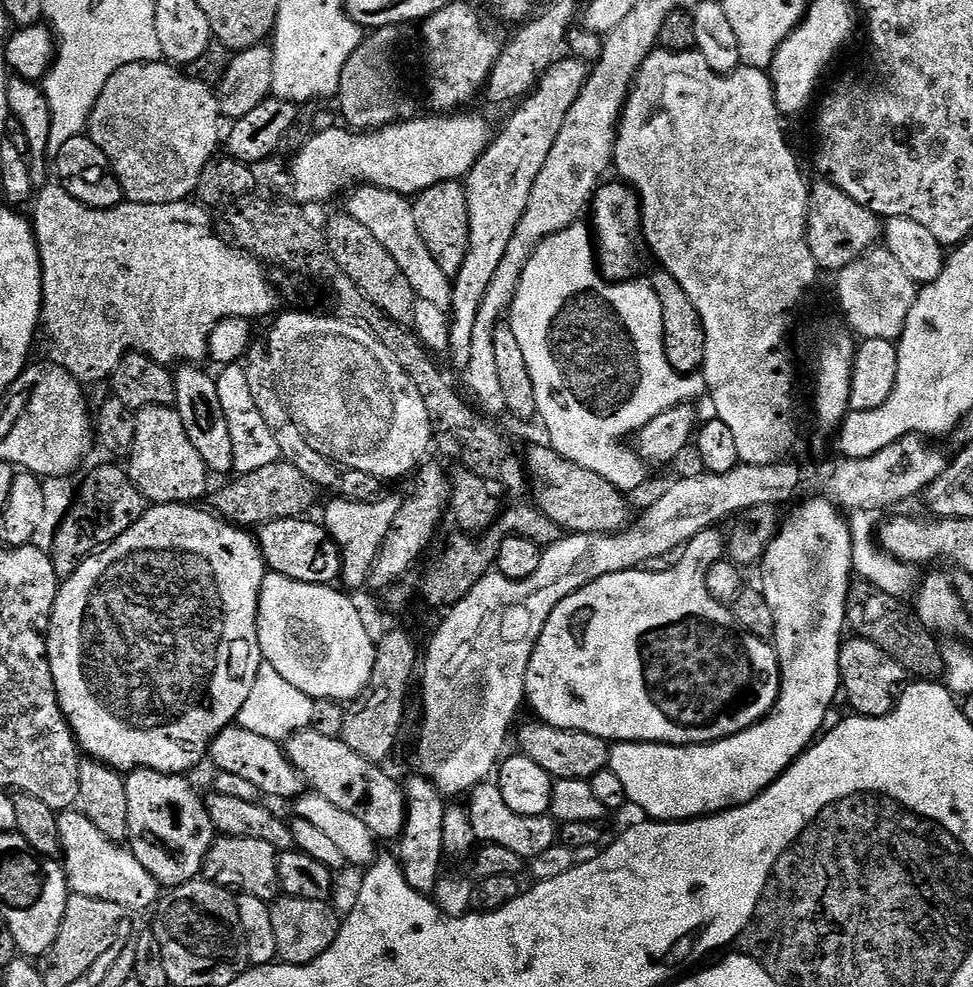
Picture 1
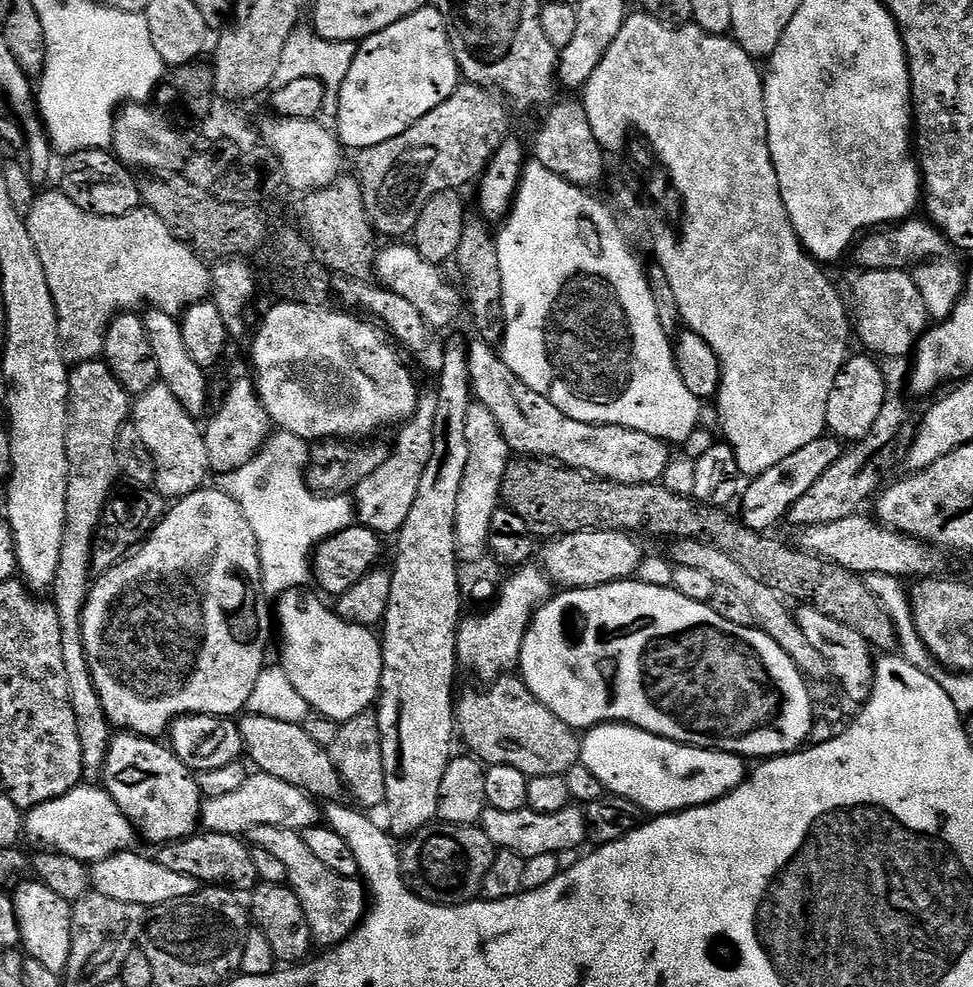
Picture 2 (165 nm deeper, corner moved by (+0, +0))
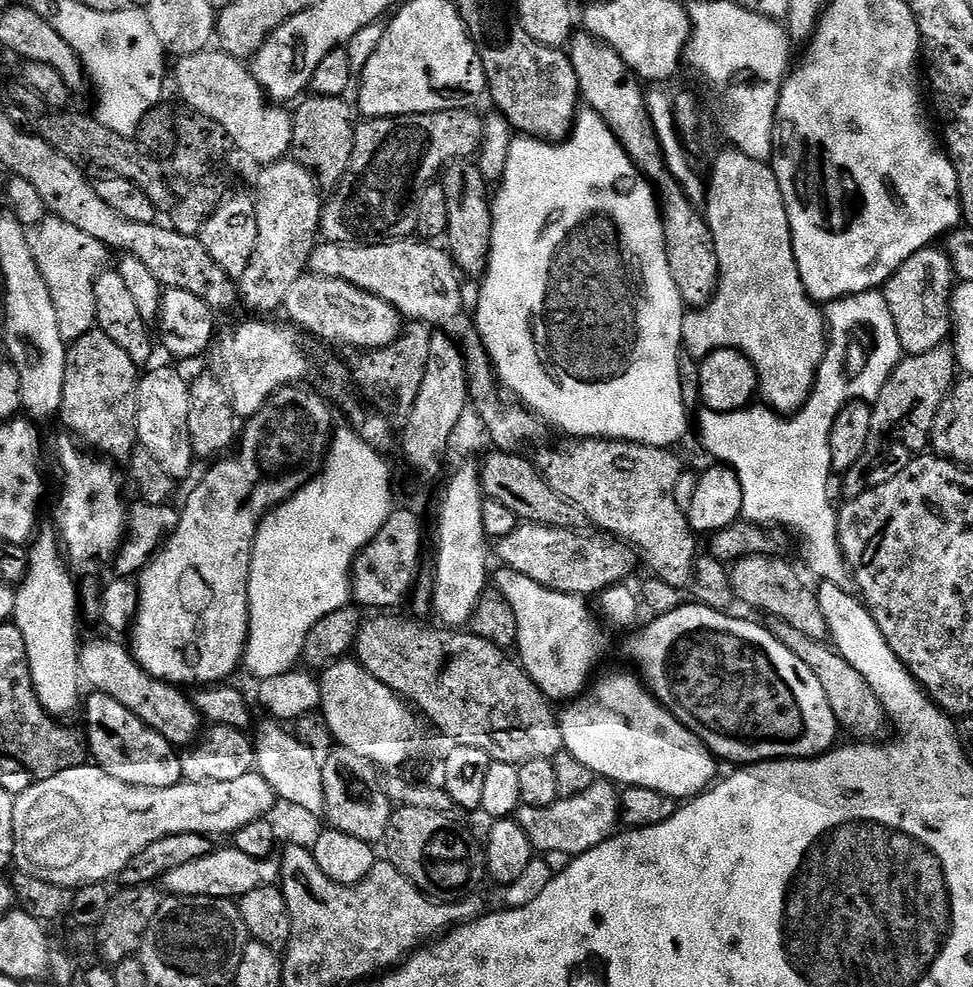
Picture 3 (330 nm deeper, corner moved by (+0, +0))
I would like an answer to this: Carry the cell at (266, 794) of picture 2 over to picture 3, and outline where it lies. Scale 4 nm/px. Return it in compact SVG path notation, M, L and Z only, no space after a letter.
M81 762L70 770L62 770L62 774L54 774L45 780L37 779L24 793L16 797L16 805L14 806L14 854L12 859L15 867L21 873L42 882L54 883L58 887L77 890L87 884L104 884L110 881L108 879L111 876L112 879L119 877L120 871L127 866L130 858L142 854L142 850L146 850L146 846L158 842L158 838L166 838L174 834L190 834L191 832L209 838L217 838L216 836L231 837L238 830L242 830L242 826L250 826L250 822L265 819L271 808L276 804L277 799L277 794L270 786L270 782L266 782L266 778L262 778L259 771L256 770L243 774L242 778L230 782L208 781L205 784L181 782L169 788L147 788L146 786L130 786L126 782L118 782L118 778L106 774L106 770L102 770L99 764L95 762Z

